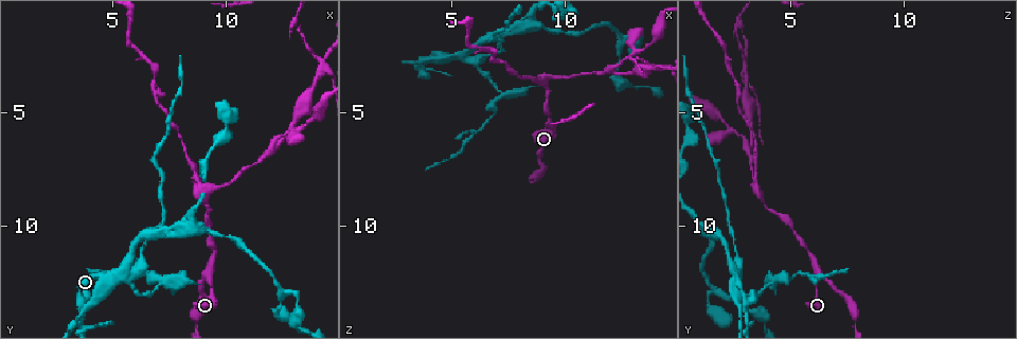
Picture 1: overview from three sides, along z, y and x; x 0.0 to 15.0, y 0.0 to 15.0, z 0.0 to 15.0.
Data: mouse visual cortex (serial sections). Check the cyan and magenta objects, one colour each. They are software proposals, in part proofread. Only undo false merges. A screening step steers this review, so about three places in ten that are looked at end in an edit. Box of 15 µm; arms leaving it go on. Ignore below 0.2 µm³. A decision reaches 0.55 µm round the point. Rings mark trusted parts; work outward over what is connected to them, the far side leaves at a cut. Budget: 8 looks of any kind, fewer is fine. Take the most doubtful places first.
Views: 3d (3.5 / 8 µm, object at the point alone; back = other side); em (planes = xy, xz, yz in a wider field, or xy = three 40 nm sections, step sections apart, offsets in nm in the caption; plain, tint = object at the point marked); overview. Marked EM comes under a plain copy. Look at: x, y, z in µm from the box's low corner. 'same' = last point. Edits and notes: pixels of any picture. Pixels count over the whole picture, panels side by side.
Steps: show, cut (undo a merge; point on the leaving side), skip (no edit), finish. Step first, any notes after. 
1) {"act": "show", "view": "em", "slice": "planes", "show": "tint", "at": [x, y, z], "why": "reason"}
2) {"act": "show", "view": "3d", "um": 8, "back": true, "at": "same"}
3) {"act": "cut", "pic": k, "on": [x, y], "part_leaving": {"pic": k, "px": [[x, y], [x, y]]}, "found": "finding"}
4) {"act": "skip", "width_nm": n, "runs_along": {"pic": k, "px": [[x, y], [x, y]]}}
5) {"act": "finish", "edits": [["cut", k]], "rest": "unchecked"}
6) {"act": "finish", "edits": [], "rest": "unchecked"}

{"act": "show", "view": "3d", "um": 8, "back": true, "at": [9.4, 12.3, 6.2], "why": "sharp bend"}

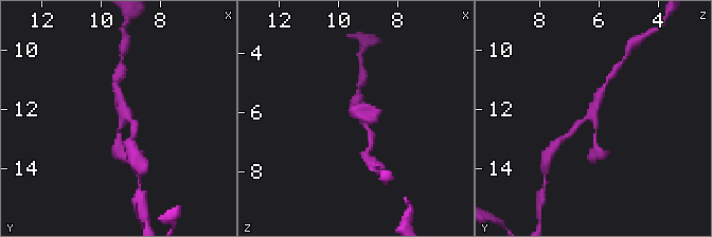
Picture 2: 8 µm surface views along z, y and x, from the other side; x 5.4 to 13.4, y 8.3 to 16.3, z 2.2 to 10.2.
{"act": "show", "view": "3d", "um": 3.5, "at": [9.2, 12.2, 6.2], "why": "closer look"}

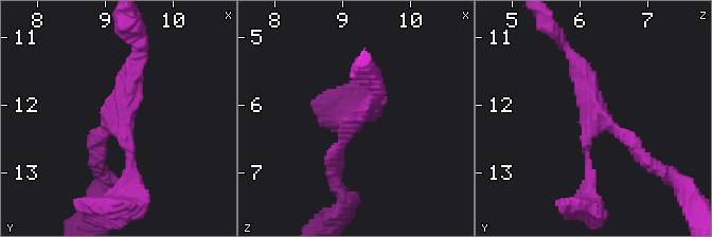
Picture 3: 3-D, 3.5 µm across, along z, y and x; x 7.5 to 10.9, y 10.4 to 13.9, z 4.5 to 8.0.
{"act": "show", "view": "em", "slice": "xy", "step": 5, "show": "tint", "at": [9.30, 12.25, 6.15], "why": "shape alone is not enough"}

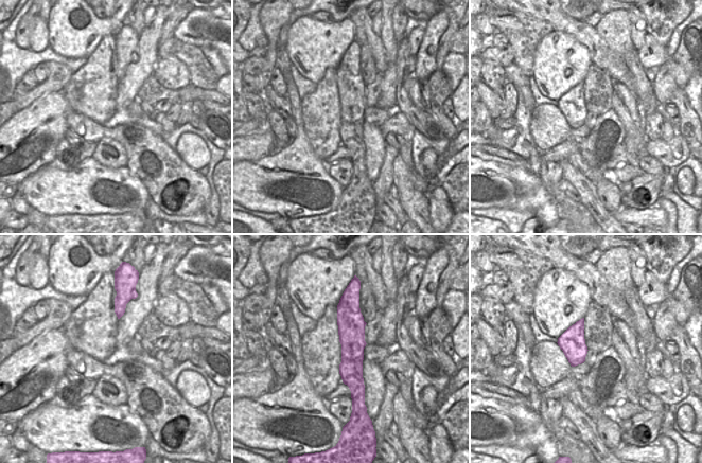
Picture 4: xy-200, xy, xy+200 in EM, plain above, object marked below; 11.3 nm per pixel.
{"act": "skip", "runs_along": {"pic": 4, "px": [[345, 307], [357, 398]]}, "found": "all the same cell"}

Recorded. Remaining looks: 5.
{"act": "show", "view": "3d", "um": 8, "at": [9.1, 8.6, 3.6], "why": "narrows sharply"}

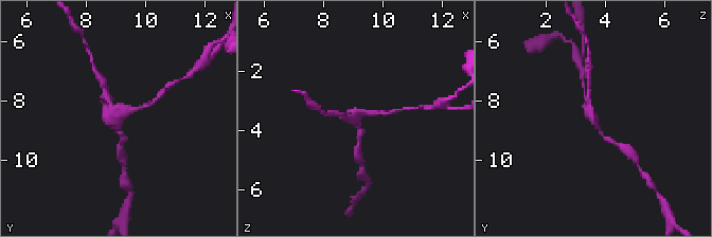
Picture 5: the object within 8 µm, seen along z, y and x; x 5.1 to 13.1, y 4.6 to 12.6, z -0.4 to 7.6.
{"act": "show", "view": "em", "slice": "xy", "step": 2, "show": "tint", "at": [9.0, 8.6, 3.5], "why": "need the tissue"}

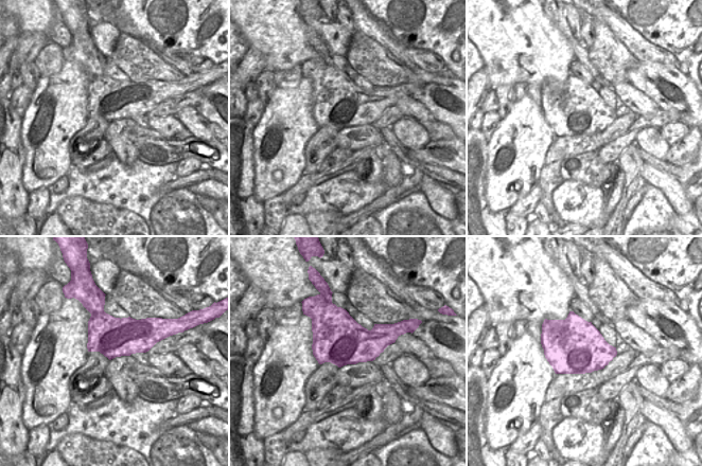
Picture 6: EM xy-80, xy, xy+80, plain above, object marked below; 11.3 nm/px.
{"act": "skip", "runs_along": {"pic": 5, "px": [[610, 140], [595, 126], [587, 106]]}, "found": "all the same cell"}

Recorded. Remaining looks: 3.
{"act": "show", "view": "3d", "um": 3.5, "at": [12.0, 6.6, 3.1], "why": "arms run side by side"}

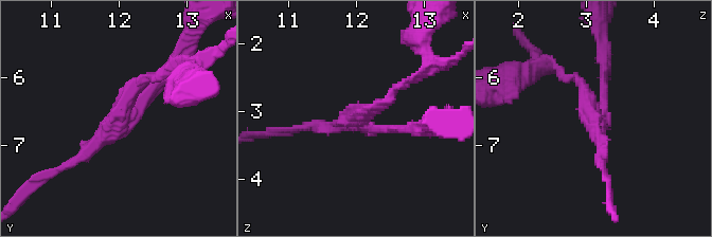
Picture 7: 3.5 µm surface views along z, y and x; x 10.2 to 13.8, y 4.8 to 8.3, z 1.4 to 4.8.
{"act": "show", "view": "em", "slice": "xy", "step": 5, "show": "tint", "at": [12.10, 6.60, 3.10]}

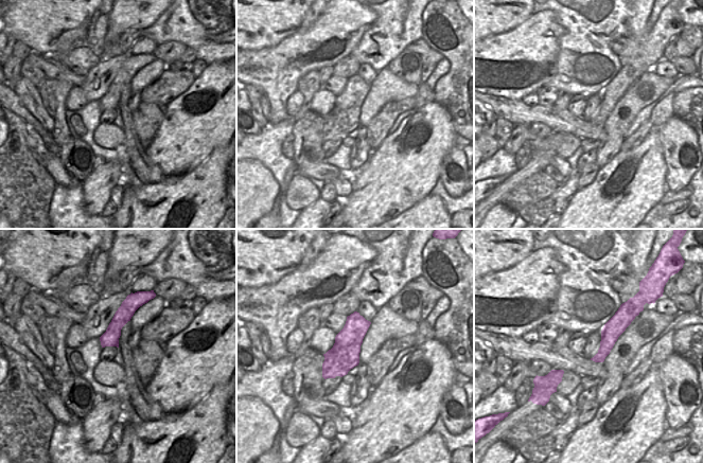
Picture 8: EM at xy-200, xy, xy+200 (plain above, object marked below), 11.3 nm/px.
{"act": "skip", "width_nm": 340, "runs_along": {"pic": 8, "px": [[619, 315], [619, 322], [597, 359]]}, "found": "continuous, no second cell"}

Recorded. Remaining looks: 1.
{"act": "finish", "edits": [], "rest": "unchecked"}

